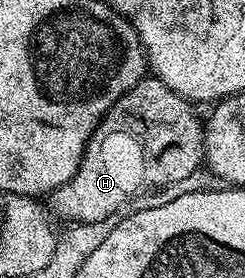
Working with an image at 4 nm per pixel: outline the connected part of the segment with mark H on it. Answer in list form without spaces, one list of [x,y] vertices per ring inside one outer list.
[[[145,78],[132,87],[108,110],[102,122],[94,129],[84,150],[78,173],[50,196],[50,211],[57,220],[69,219],[69,224],[102,221],[110,213],[120,211],[127,199],[132,199],[143,187],[164,187],[188,179],[204,163],[203,118],[196,116],[197,108],[170,89],[161,79]]]

